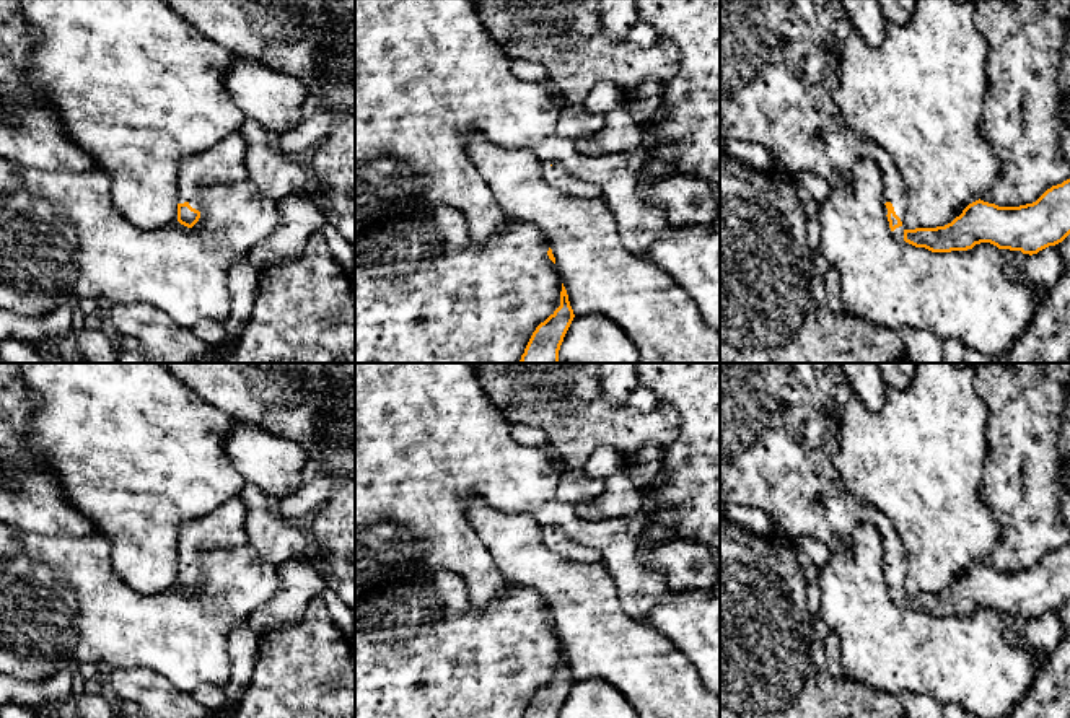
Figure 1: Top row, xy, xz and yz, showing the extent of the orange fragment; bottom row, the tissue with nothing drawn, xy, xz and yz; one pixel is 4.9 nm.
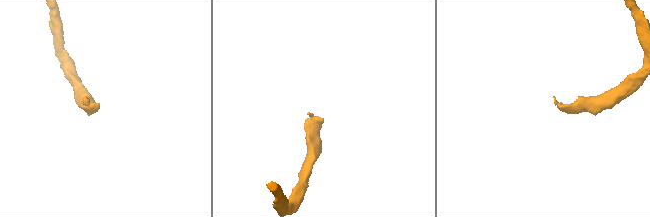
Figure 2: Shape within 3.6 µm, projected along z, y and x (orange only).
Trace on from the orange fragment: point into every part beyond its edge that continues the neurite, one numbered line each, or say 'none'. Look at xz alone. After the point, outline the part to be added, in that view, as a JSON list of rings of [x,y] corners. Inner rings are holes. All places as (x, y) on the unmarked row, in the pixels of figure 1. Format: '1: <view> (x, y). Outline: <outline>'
none

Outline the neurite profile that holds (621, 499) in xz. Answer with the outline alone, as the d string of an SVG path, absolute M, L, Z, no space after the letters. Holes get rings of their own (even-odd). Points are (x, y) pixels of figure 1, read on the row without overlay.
M624 469L614 472L604 480L604 492L599 501L577 505L575 511L580 518L598 521L606 518L622 518L632 521L640 511L640 488L637 488Z

